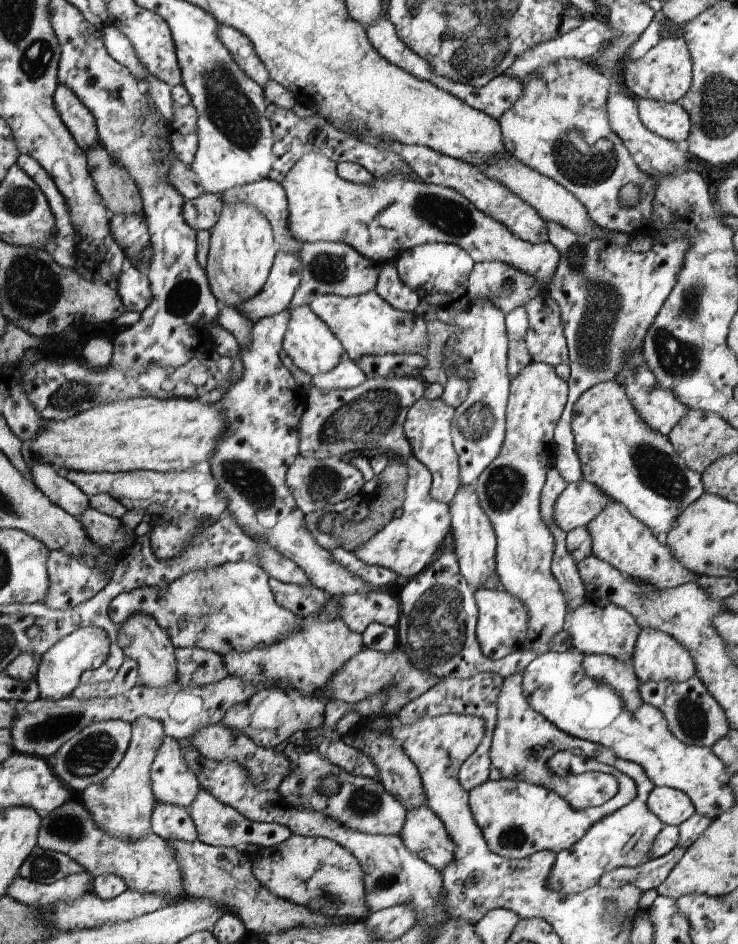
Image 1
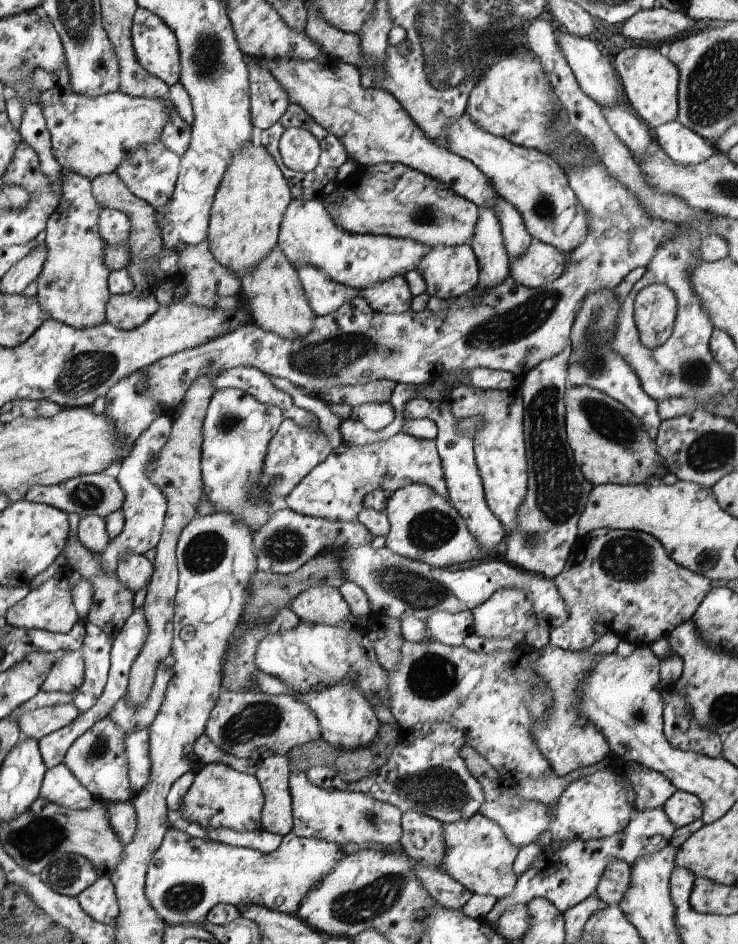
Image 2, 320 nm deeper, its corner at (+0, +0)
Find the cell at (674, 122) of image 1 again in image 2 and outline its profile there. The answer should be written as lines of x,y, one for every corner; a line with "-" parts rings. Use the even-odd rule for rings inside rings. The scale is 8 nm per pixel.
677,119
659,126
655,132
656,145
670,160
682,166
700,164
716,151
706,143
705,138

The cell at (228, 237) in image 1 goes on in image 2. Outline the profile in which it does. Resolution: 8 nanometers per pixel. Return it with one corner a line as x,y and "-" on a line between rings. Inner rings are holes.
253,143
242,147
212,202
208,239
217,261
240,276
256,268
278,244
280,225
292,199
287,180
266,148

